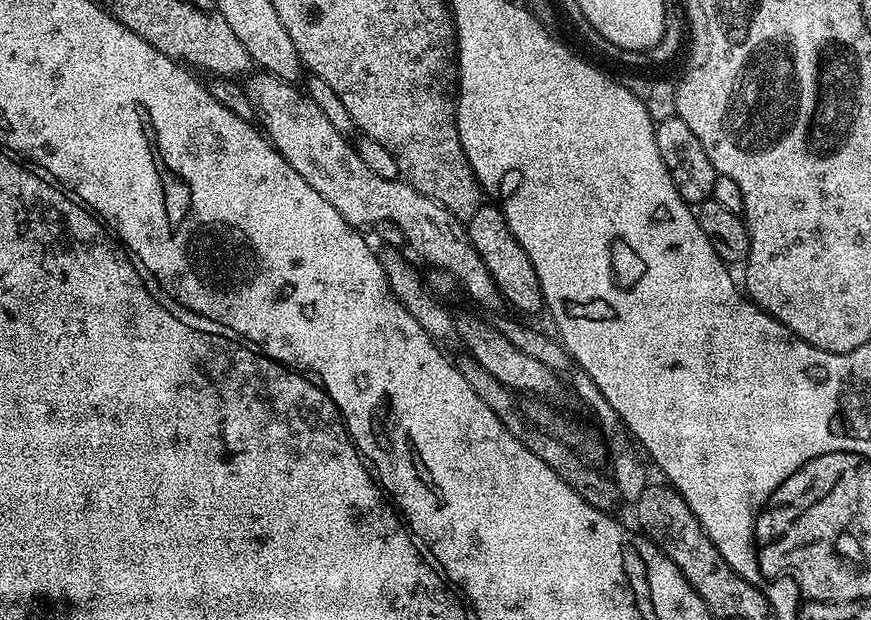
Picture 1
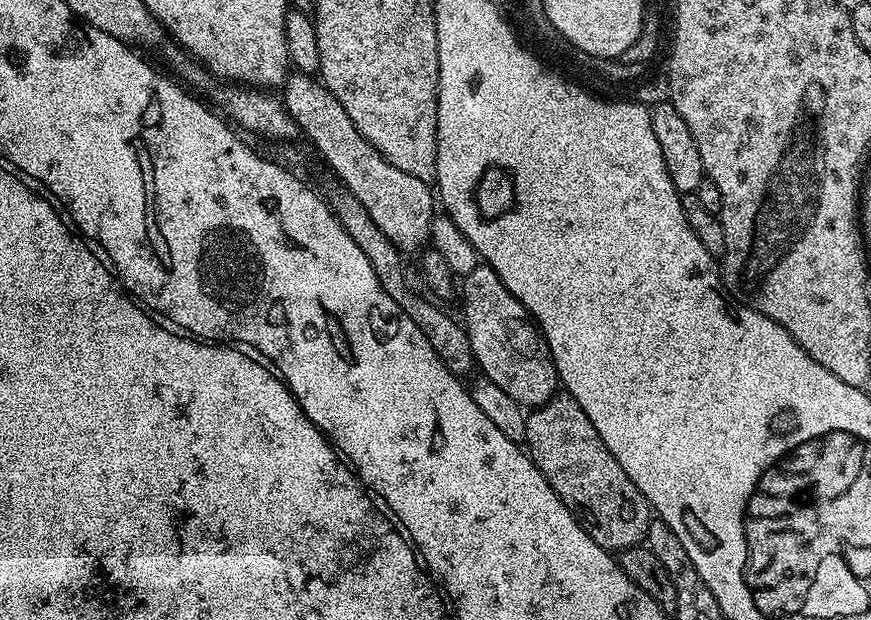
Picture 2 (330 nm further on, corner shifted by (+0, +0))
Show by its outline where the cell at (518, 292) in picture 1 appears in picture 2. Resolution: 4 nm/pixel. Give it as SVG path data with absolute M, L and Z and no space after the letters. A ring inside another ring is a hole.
M481 262L462 278L462 300L463 296L462 323L474 350L476 368L484 371L481 372L483 379L506 390L506 394L510 394L510 398L525 410L541 408L551 396L557 395L556 363L544 335L522 302L506 290L502 278L498 278L488 264Z

